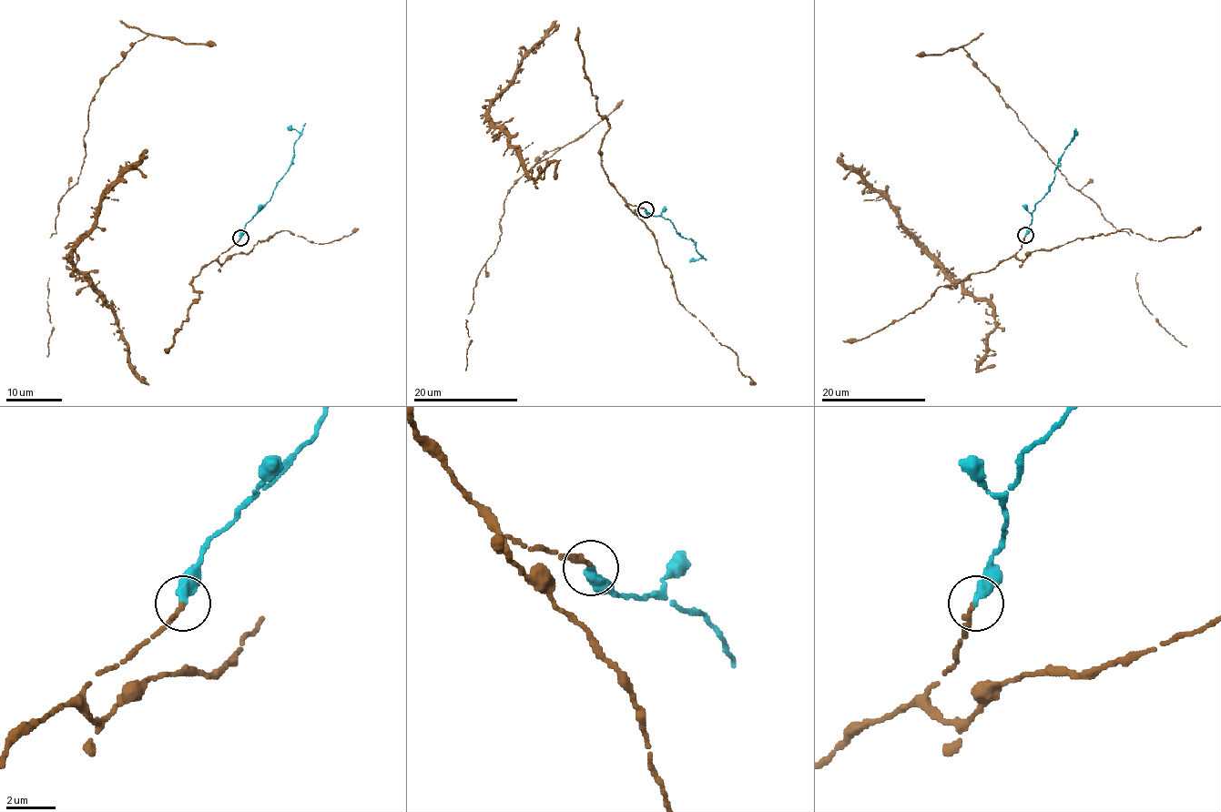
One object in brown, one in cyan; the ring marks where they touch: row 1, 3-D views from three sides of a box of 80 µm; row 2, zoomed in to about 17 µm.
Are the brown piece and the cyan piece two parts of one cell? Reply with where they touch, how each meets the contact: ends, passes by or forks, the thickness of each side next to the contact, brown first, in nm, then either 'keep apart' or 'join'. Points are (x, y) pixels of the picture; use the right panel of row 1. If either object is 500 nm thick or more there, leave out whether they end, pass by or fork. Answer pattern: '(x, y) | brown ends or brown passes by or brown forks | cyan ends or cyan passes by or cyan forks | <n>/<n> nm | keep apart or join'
(1025, 235) | brown ends | cyan ends | 220/400 nm | join

